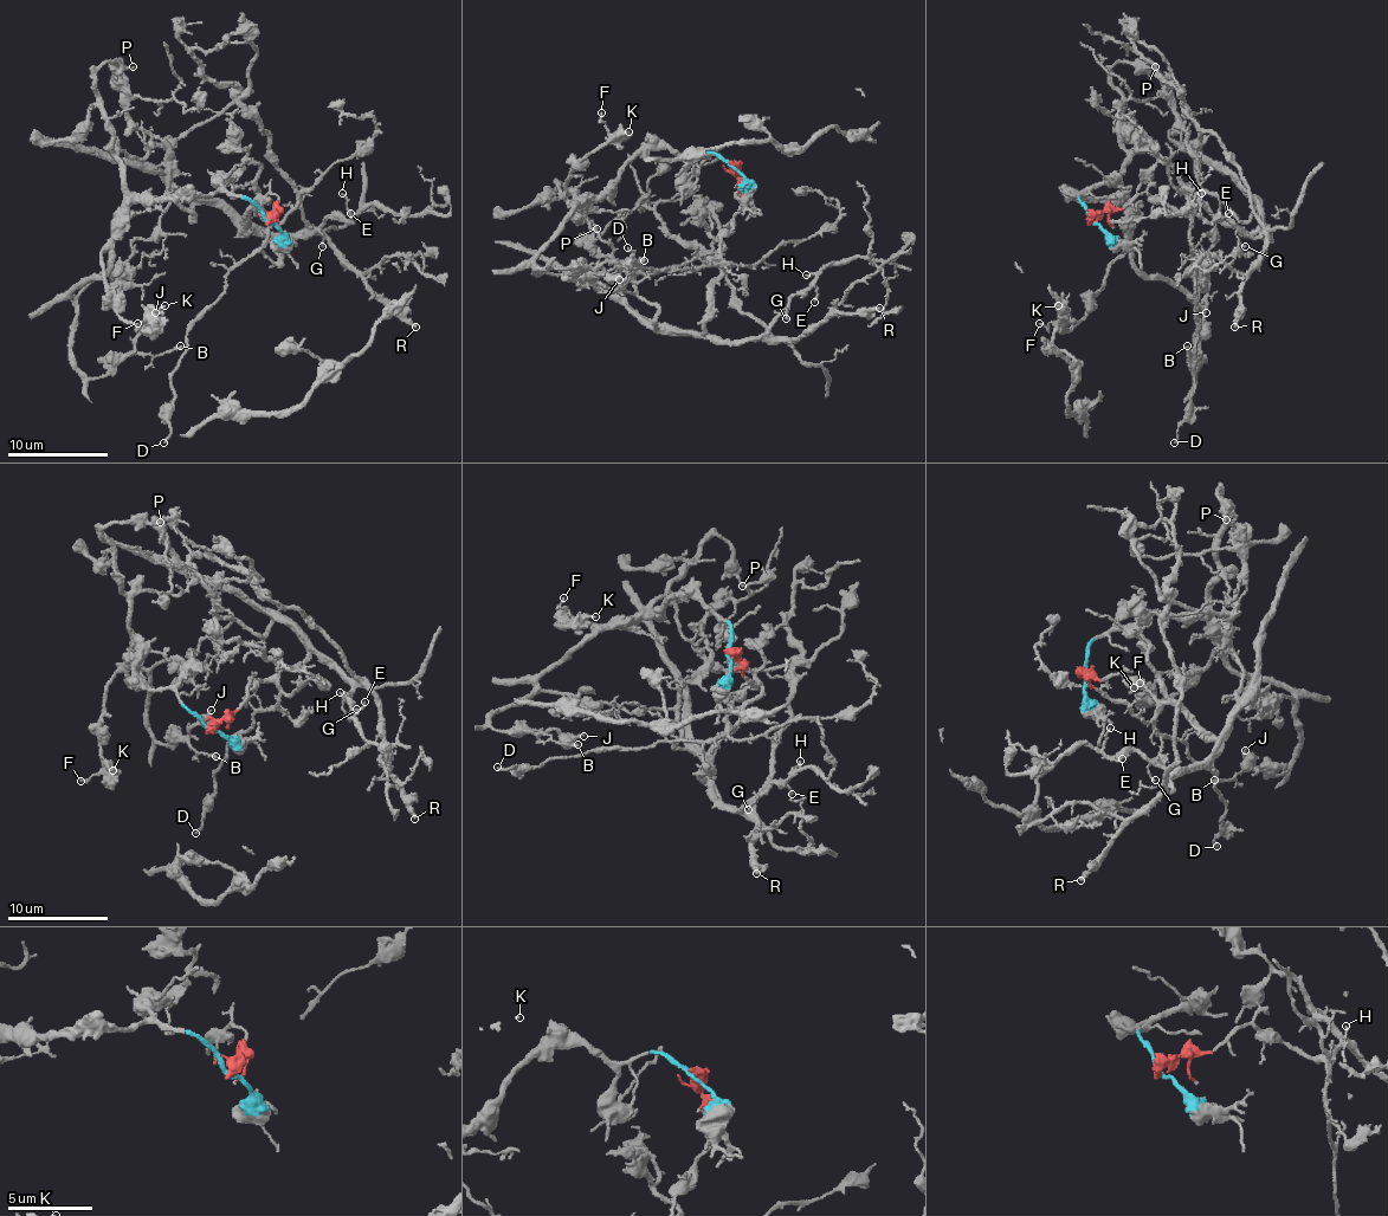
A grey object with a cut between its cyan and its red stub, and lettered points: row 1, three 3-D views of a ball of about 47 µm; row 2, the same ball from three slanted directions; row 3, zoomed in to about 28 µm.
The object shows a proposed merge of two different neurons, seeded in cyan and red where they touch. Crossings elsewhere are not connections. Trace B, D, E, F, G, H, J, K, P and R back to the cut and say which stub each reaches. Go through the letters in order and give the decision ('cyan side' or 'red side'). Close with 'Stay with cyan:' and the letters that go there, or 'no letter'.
B: cyan side
D: red side
E: red side
F: cyan side
G: red side
H: red side
J: cyan side
K: cyan side
P: cyan side
R: red side
Stay with cyan: B, F, J, K, P

